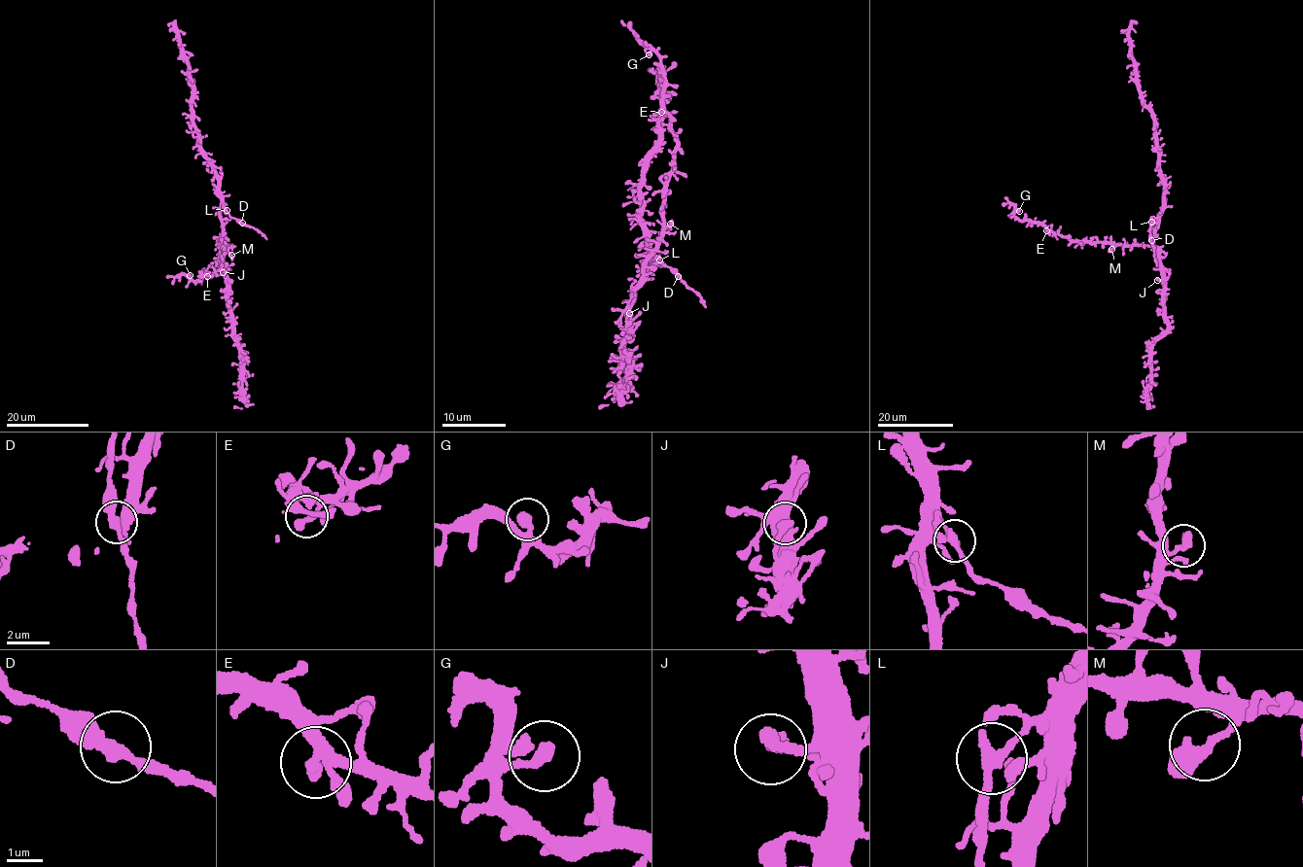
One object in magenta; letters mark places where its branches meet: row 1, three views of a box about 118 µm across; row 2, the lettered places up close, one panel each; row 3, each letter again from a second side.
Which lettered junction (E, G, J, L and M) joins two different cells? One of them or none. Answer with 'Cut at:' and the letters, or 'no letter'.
Cut at: L

